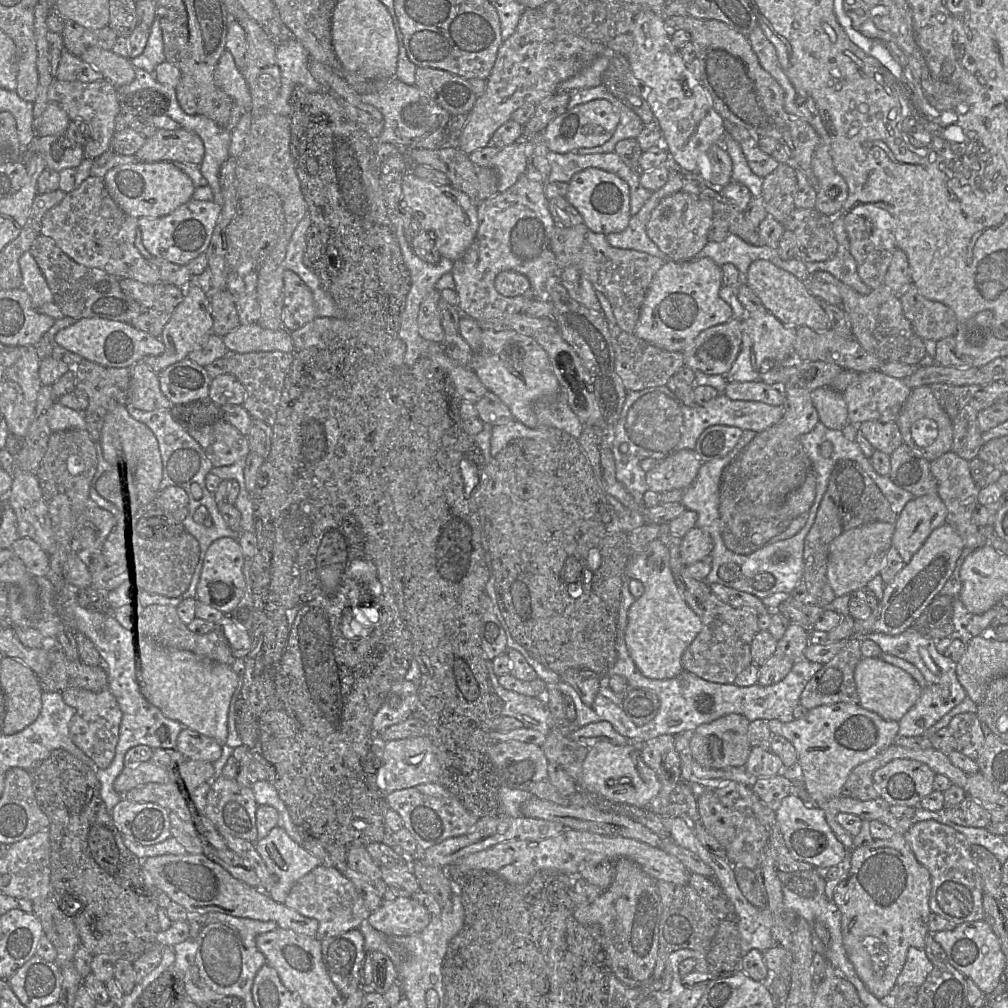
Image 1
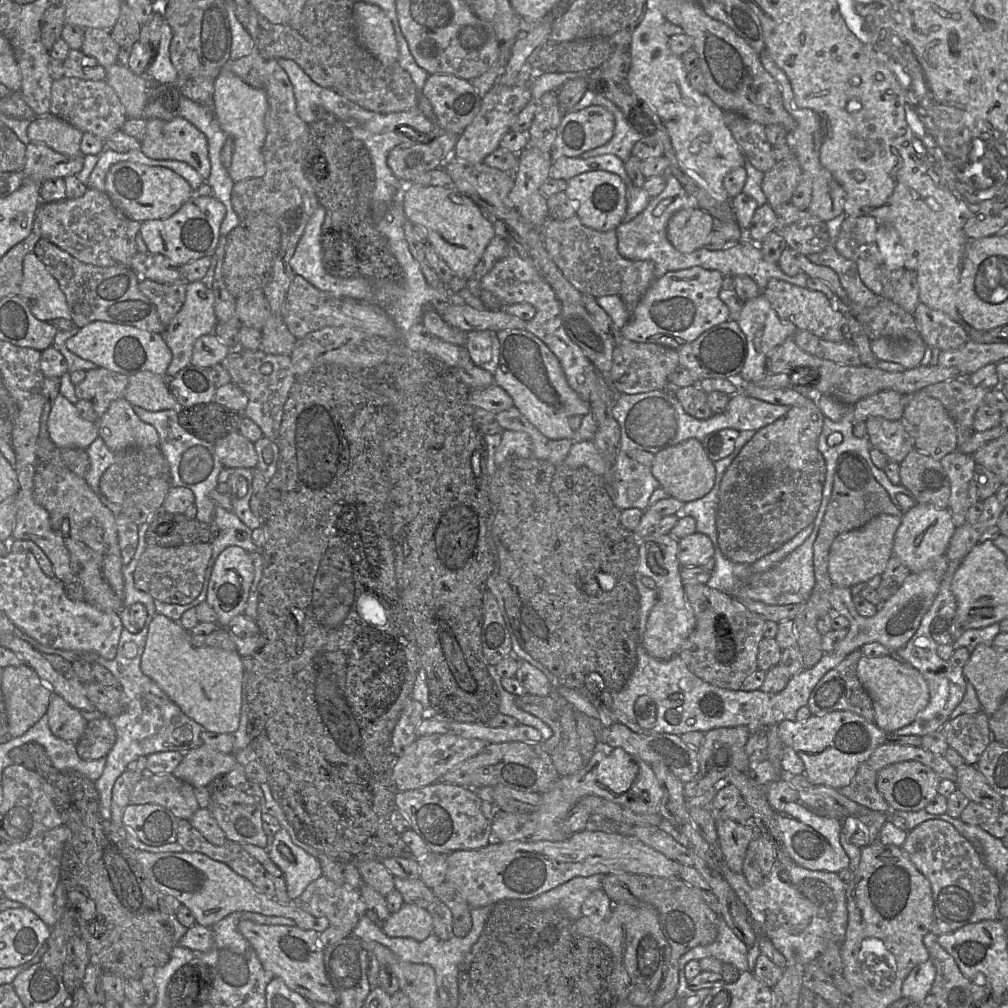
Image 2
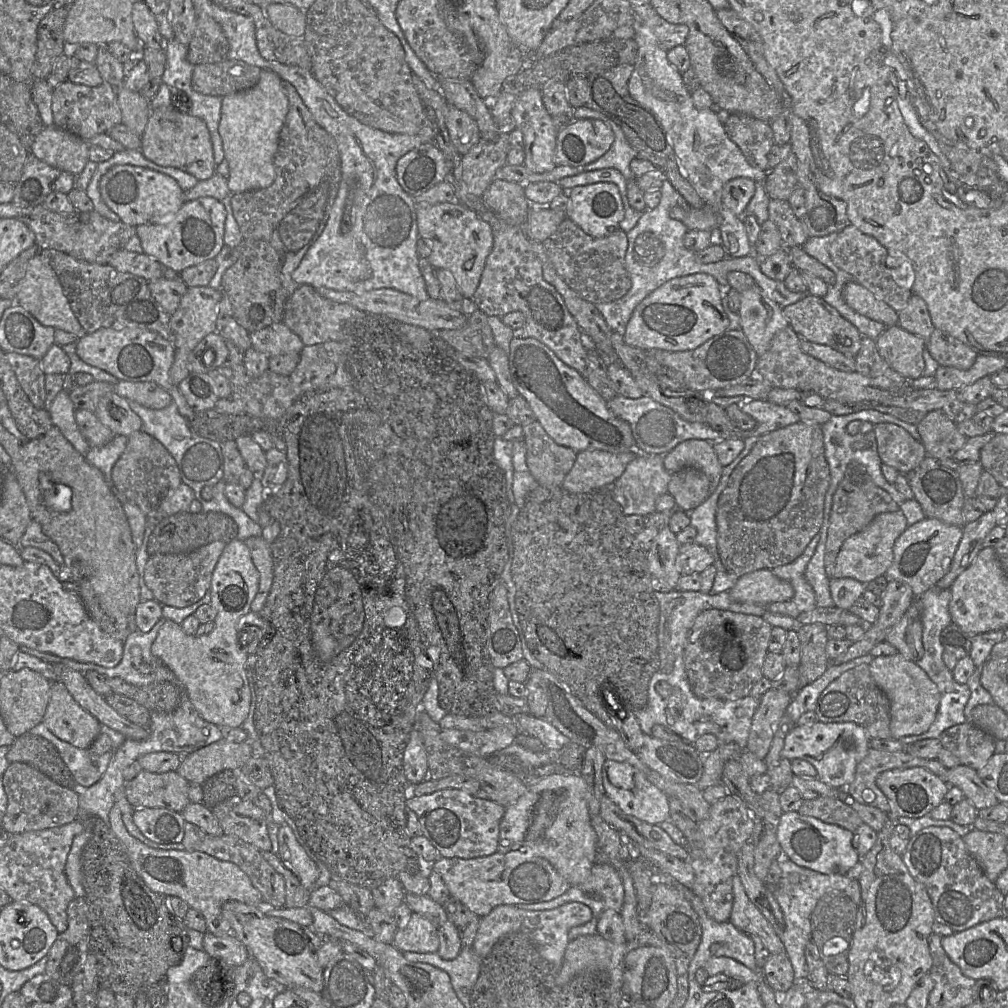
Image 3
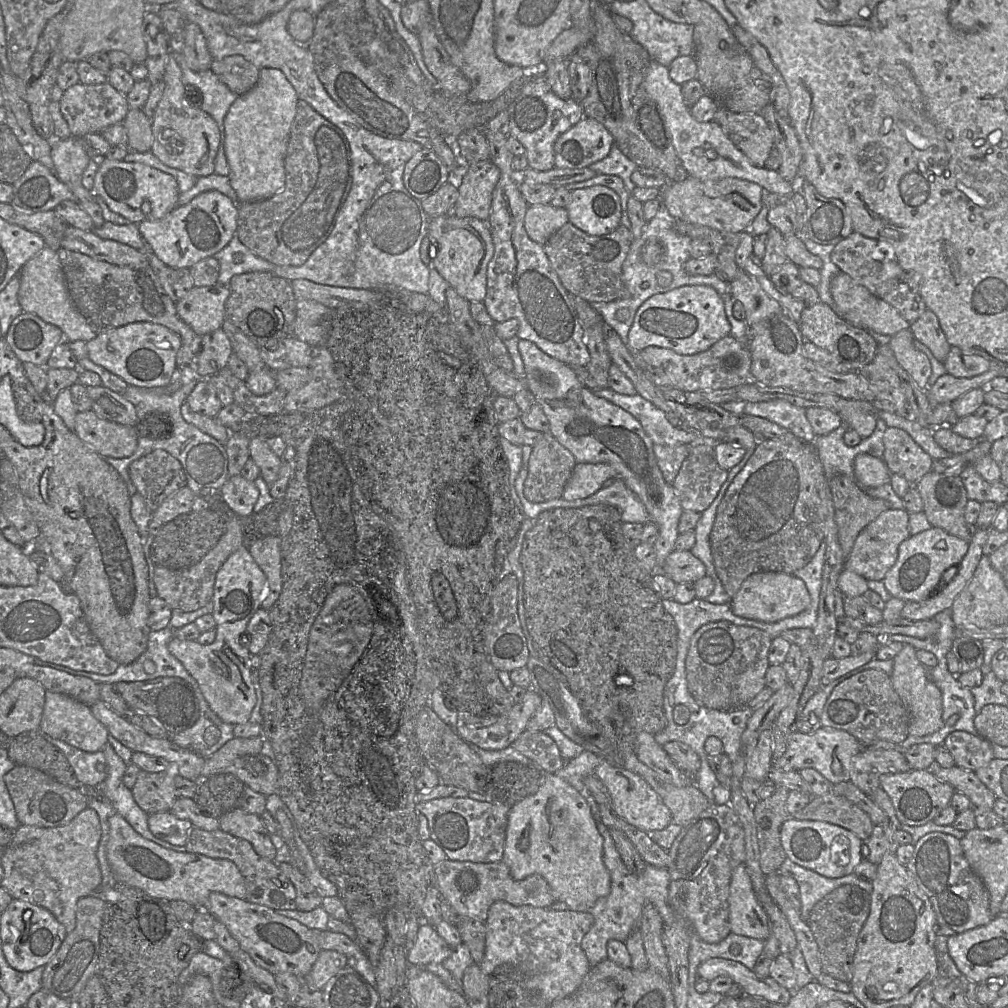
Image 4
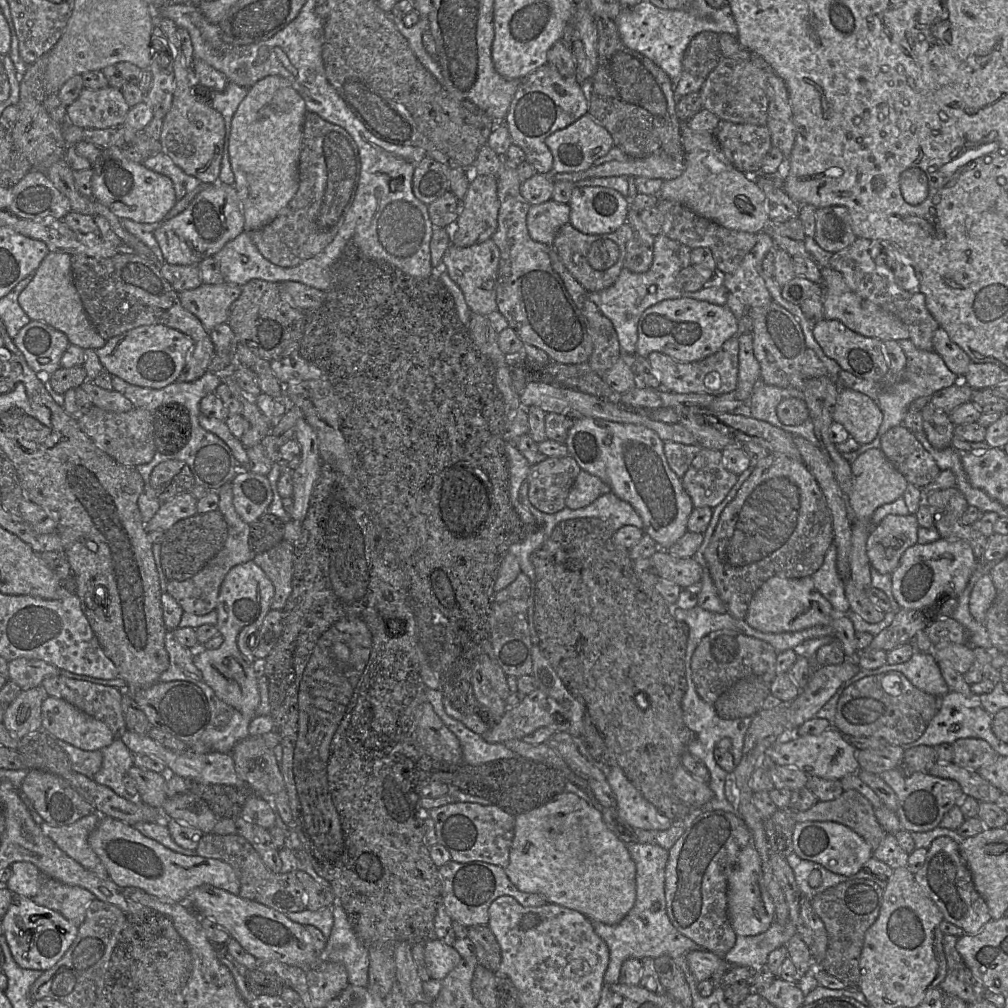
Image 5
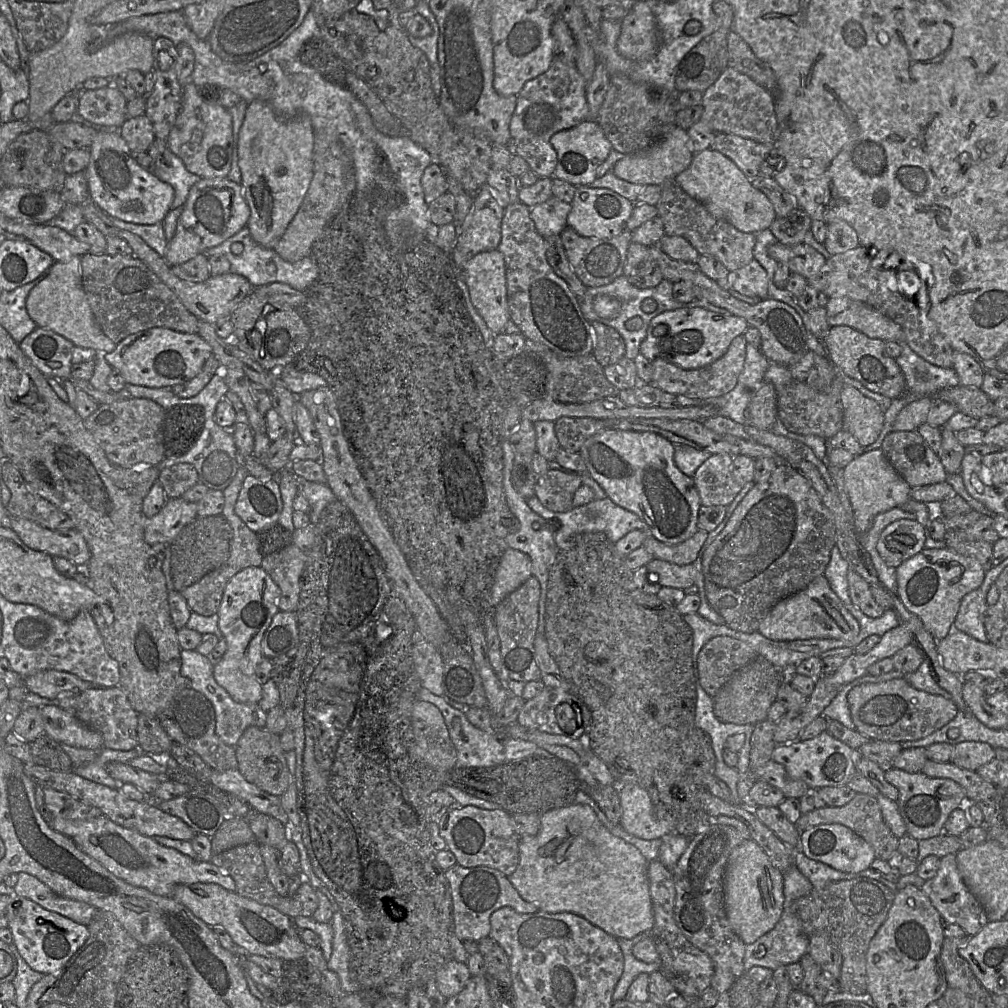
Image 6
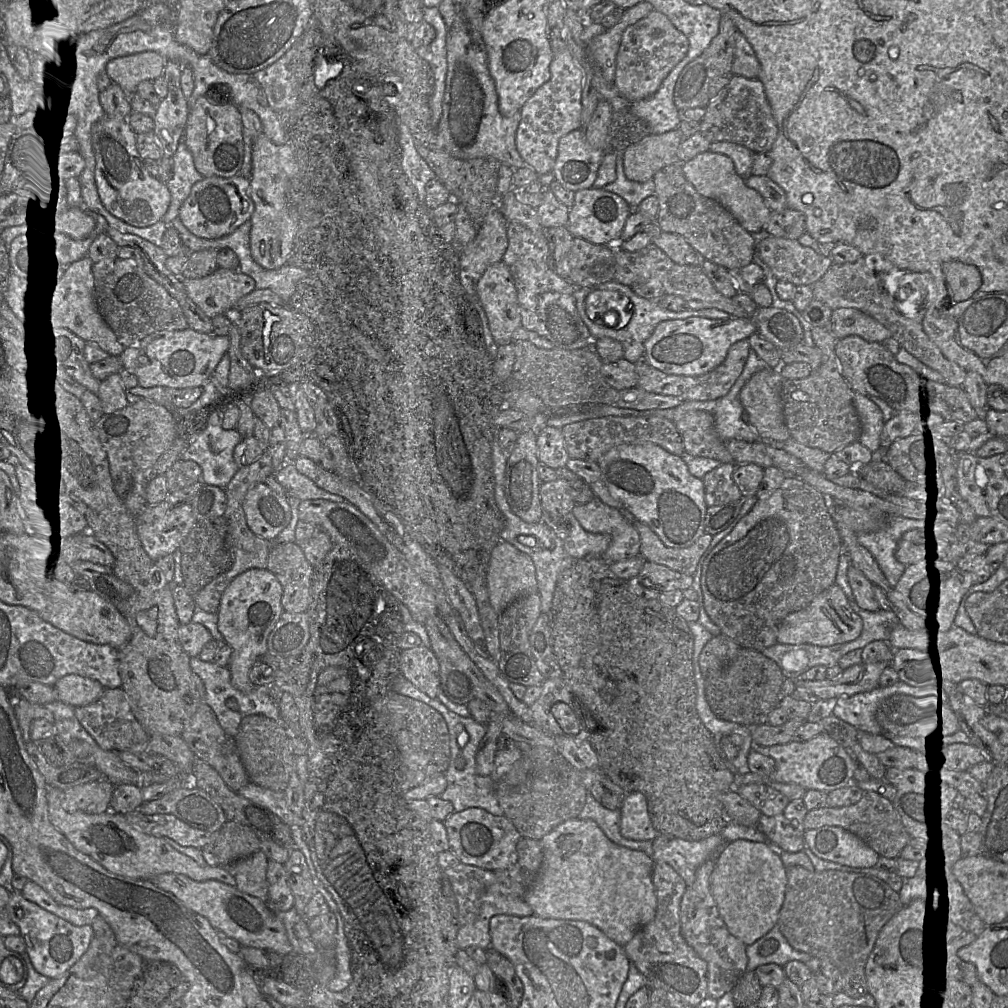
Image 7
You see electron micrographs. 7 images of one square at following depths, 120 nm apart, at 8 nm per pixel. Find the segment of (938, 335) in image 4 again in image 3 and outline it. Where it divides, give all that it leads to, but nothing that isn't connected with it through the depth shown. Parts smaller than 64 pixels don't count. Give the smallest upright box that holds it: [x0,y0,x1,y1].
[898,294,935,341]

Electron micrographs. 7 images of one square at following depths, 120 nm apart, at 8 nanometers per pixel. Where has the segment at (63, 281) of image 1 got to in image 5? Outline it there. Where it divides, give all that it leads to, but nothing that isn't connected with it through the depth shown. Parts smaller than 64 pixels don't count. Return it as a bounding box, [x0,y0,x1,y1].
[71,252,214,382]

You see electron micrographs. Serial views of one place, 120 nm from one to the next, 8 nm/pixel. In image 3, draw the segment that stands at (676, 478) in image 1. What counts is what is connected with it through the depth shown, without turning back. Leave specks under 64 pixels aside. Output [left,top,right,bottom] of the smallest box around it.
[663,439,723,494]

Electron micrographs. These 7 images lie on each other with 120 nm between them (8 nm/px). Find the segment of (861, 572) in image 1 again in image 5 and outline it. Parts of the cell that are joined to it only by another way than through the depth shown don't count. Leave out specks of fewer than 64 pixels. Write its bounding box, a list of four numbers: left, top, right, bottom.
[866,514,920,574]

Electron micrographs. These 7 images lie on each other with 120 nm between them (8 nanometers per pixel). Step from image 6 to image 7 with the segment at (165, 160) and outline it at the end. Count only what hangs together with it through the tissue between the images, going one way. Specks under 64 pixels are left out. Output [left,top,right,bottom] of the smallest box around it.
[163,140,204,225]

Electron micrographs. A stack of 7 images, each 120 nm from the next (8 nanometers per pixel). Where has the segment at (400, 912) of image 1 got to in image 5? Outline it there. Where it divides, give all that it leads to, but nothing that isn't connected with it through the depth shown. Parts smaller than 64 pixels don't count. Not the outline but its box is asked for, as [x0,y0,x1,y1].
[424,938,462,981]

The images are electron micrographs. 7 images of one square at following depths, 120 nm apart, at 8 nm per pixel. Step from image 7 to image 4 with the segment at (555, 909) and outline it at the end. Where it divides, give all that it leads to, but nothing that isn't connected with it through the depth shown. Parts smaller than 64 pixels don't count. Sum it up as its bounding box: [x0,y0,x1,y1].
[502,774,611,906]

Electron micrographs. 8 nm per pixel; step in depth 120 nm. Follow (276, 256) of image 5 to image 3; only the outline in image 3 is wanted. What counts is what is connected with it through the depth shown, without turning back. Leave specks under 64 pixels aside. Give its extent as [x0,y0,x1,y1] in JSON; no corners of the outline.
[231,81,342,296]

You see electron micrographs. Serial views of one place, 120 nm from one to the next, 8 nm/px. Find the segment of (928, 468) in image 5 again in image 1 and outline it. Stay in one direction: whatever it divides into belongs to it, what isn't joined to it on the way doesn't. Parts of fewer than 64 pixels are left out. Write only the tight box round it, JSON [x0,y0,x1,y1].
[858,420,903,456]

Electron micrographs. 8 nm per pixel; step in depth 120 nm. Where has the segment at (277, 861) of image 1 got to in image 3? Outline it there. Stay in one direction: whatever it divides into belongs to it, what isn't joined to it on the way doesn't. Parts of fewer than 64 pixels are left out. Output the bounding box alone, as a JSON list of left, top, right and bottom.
[278,825,319,891]

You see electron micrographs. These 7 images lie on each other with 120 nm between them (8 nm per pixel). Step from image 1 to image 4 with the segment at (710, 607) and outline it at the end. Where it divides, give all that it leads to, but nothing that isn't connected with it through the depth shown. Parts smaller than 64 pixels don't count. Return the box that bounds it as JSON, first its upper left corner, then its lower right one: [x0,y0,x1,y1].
[686,621,771,710]

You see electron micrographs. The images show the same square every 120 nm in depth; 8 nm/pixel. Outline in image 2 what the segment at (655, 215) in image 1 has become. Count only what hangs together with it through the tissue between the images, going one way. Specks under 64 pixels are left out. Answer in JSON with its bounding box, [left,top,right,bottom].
[667,208,715,254]

